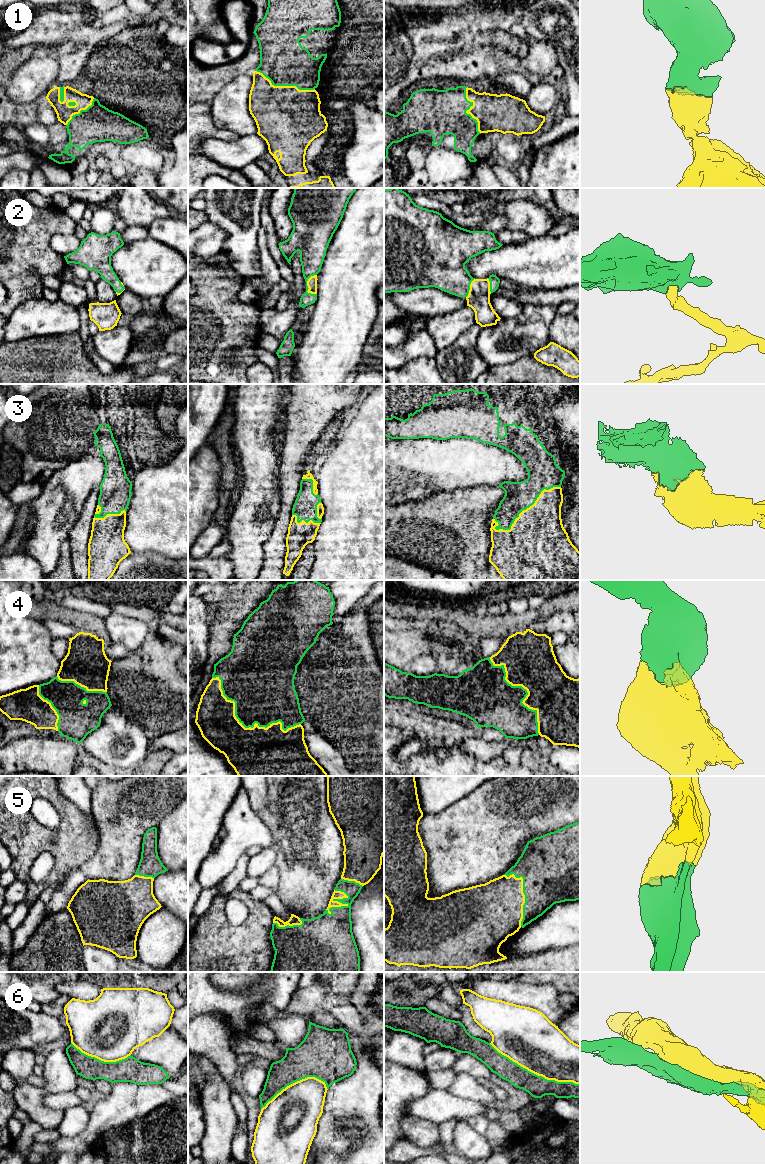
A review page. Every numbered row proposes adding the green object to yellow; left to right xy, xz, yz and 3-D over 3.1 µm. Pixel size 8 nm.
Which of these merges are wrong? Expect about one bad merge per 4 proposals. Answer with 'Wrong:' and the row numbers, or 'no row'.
Wrong: 6

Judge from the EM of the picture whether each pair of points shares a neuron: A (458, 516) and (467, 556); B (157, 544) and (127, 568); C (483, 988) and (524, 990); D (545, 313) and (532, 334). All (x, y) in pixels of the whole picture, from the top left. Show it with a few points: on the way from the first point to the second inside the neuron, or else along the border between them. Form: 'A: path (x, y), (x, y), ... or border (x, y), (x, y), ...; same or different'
A: path (458, 526), (461, 543), (464, 546); same
B: border (131, 551), (157, 552), (169, 558); different
C: path (493, 989), (514, 990); same
D: path (540, 318), (532, 326), (532, 329); same

